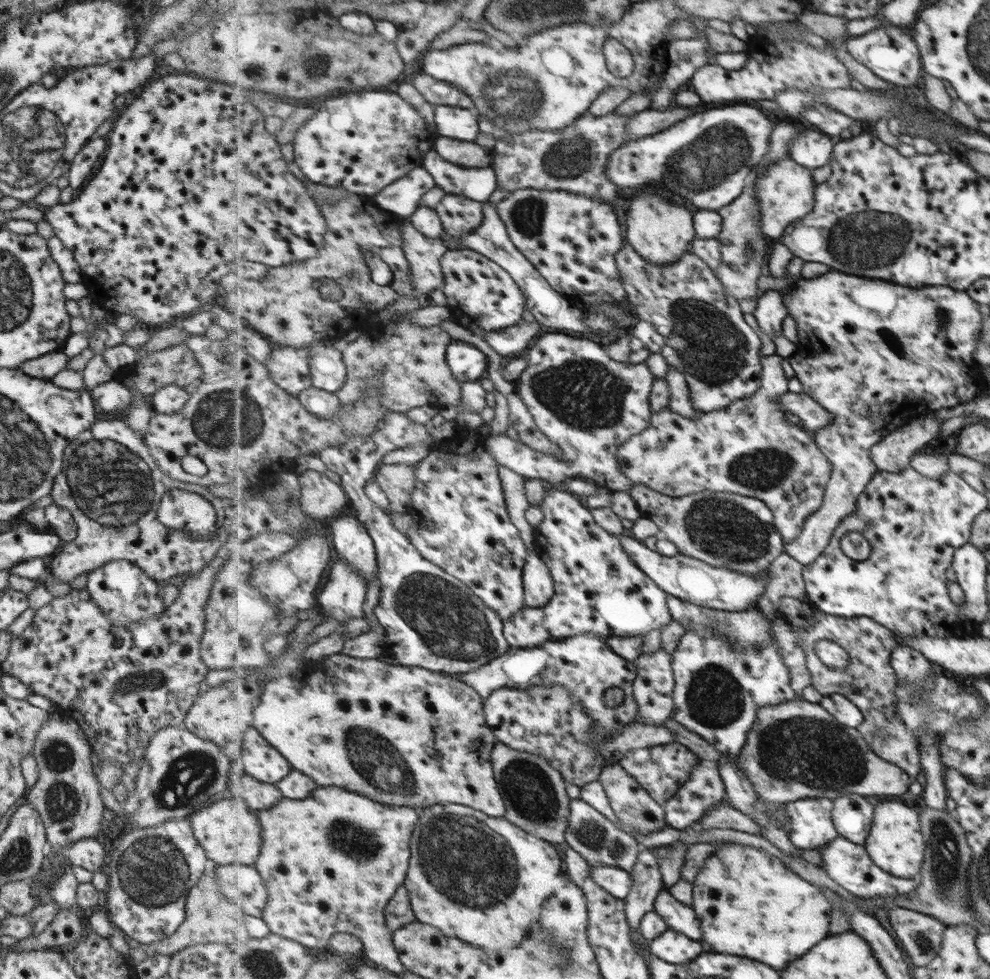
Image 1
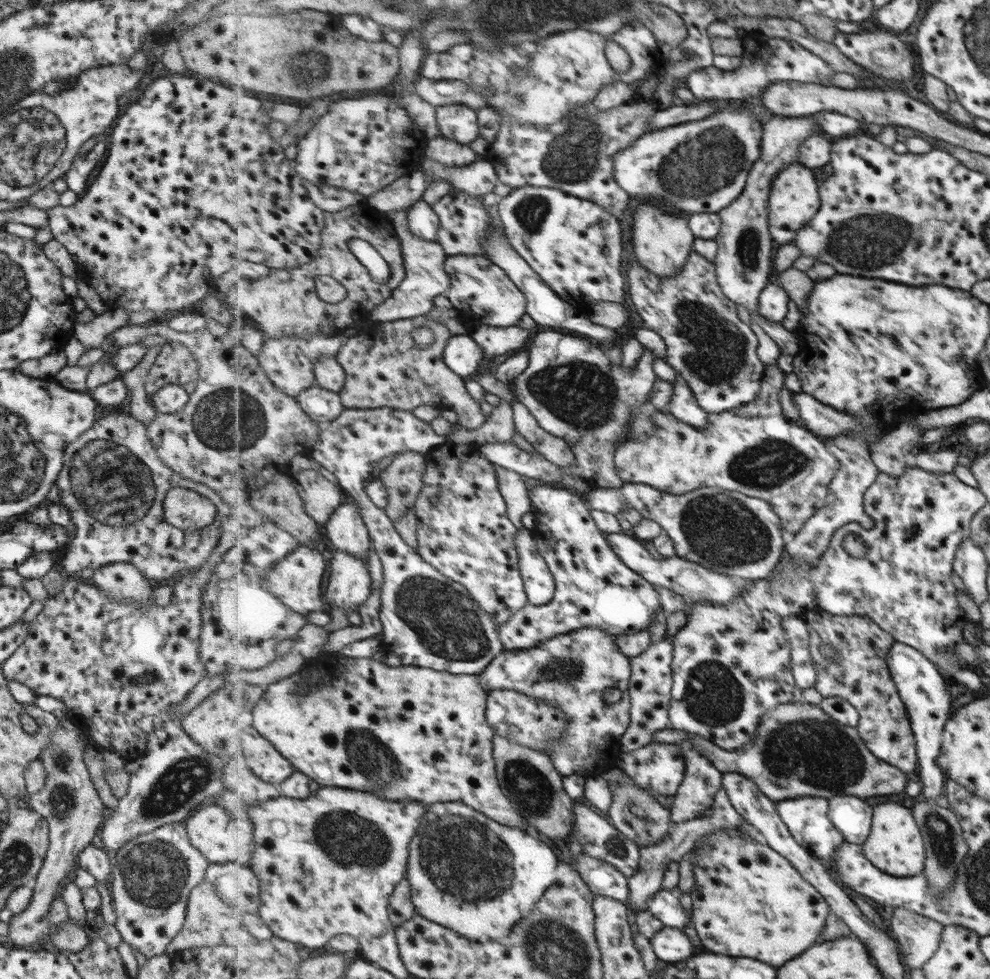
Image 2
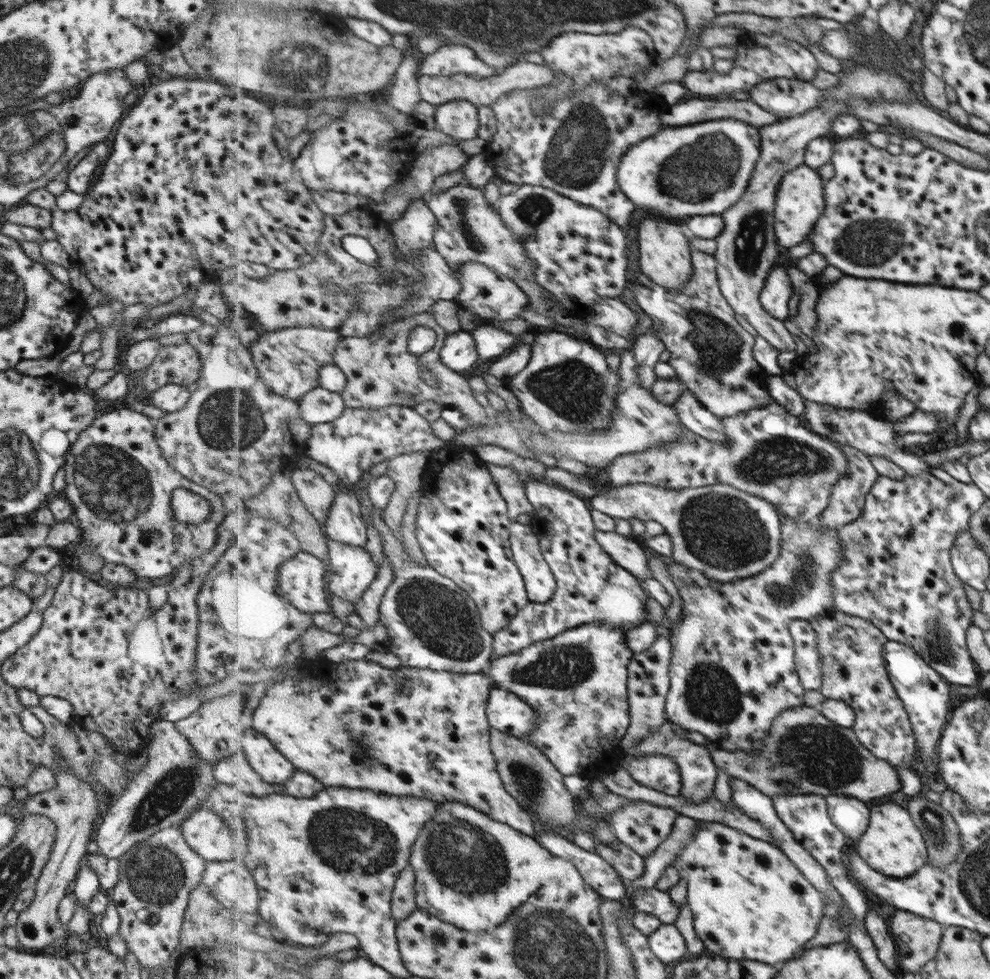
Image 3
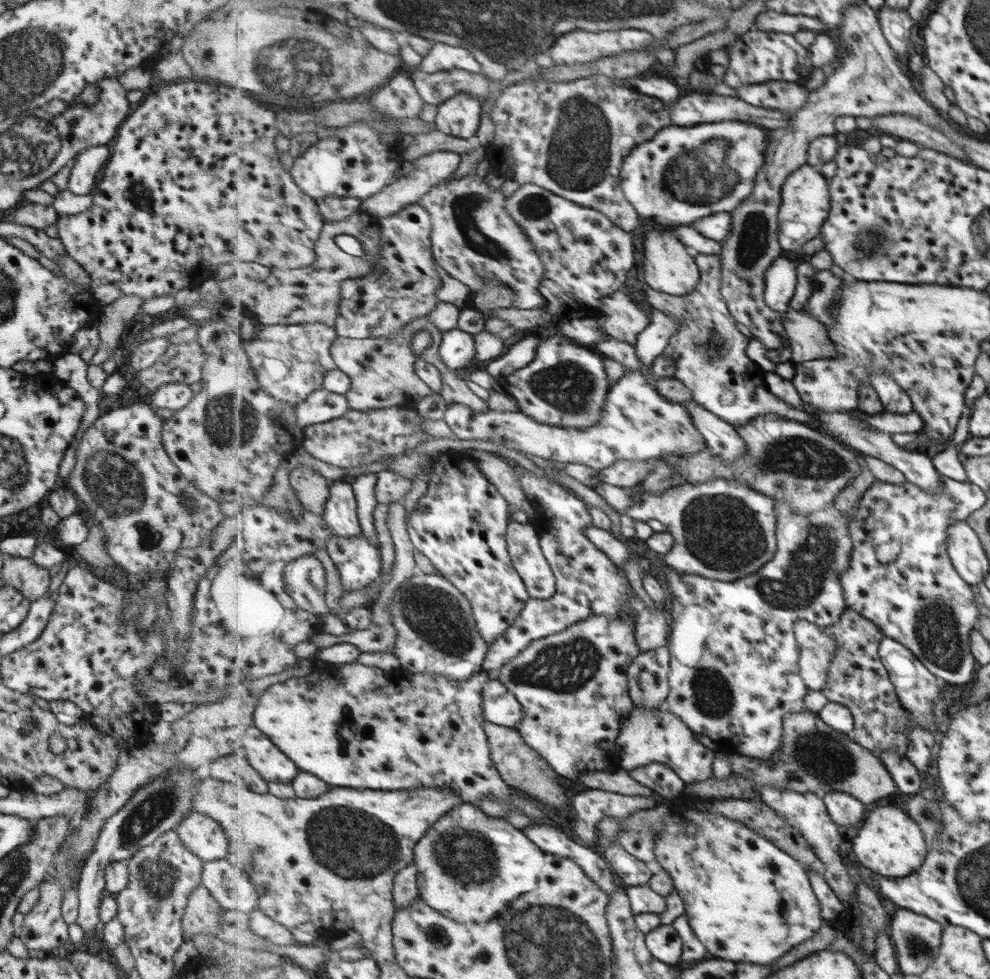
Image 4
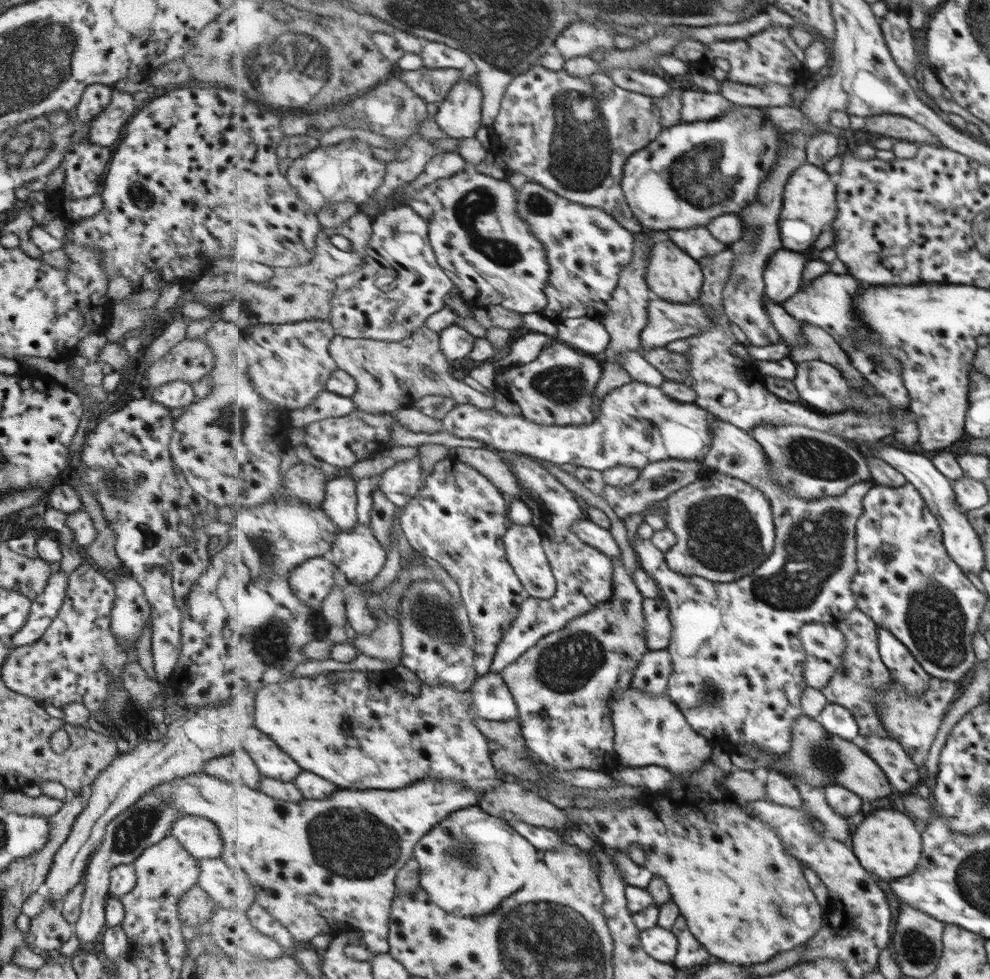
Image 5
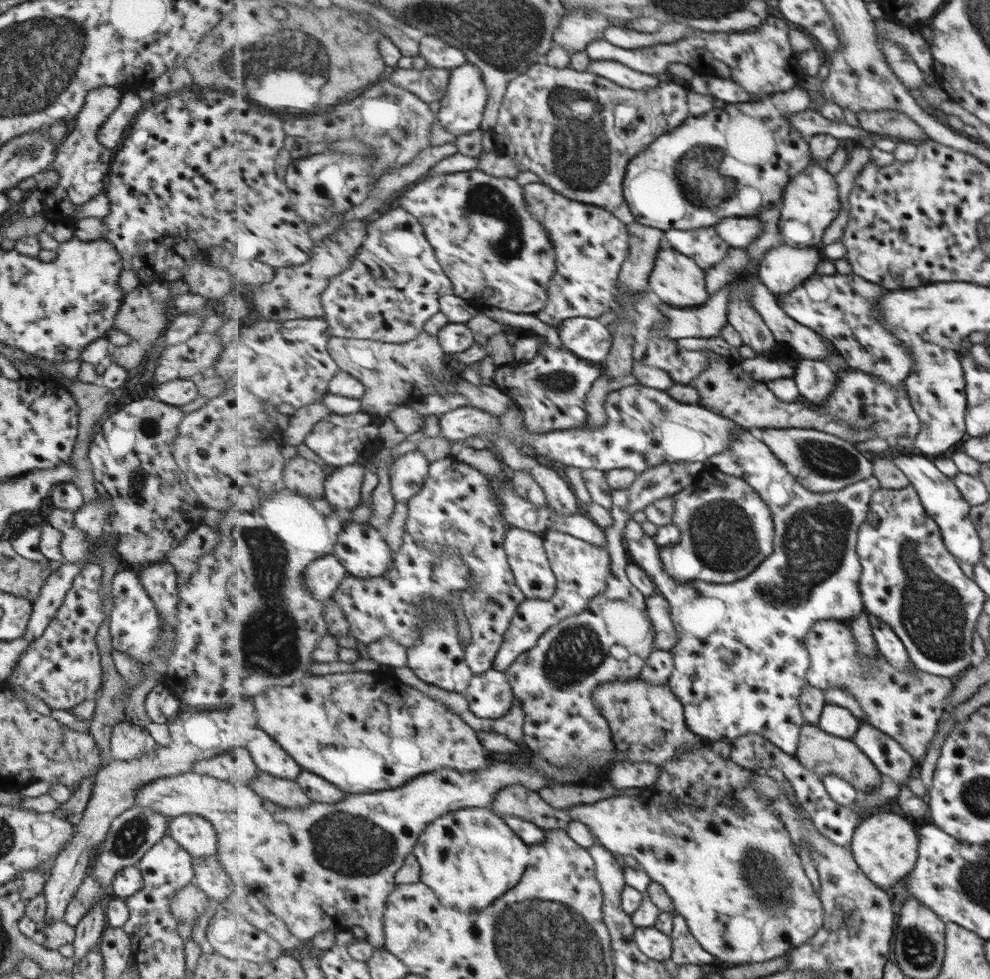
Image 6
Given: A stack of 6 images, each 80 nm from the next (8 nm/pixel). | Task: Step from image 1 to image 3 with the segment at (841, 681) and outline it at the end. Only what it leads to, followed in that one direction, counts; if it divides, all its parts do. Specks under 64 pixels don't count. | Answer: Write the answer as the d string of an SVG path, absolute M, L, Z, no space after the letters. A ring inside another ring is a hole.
M837 611L835 616L813 619L810 623L817 630L823 696L846 702L855 709L856 723L852 729L872 754L896 766L910 766L915 753L915 734L884 657L884 646L890 638L873 621L846 612Z

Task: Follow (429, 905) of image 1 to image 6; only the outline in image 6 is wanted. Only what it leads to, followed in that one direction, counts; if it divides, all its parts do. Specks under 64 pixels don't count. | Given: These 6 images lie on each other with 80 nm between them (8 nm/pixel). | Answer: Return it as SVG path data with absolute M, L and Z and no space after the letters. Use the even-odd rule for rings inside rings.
M470 807L449 812L425 829L414 848L414 855L422 867L420 881L429 885L444 904L460 908L463 912L483 909L492 905L506 892L515 888L528 872L532 846L523 840L489 807Z

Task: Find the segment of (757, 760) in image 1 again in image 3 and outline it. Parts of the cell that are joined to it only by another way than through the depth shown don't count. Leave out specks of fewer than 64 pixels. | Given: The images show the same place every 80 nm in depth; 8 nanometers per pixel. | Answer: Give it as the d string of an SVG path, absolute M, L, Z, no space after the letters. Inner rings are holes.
M806 704L780 712L760 751L731 752L718 743L709 743L707 747L718 768L732 777L749 781L769 797L846 795L867 803L871 798L883 798L900 790L894 764L872 754L852 728L835 724L821 712L821 708Z

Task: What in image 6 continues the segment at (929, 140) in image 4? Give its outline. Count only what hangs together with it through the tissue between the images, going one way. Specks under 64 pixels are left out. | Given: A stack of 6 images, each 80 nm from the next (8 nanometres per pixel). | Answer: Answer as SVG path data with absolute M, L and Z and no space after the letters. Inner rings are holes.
M897 110L863 111L856 115L859 126L869 132L885 134L905 142L918 143L928 140L928 136L913 120Z

